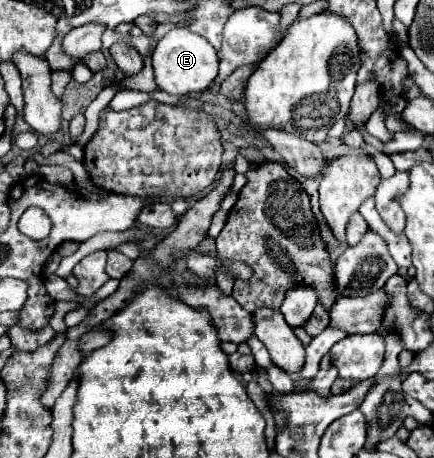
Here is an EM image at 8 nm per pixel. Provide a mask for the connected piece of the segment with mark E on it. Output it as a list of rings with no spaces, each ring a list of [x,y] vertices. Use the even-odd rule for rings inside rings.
[[[177,26],[171,32],[167,32],[165,38],[155,46],[151,58],[153,58],[153,72],[155,72],[157,88],[169,94],[177,94],[177,96],[207,88],[217,76],[217,68],[219,68],[217,50],[209,44],[209,40],[197,36],[195,32],[189,32],[183,26]]]

